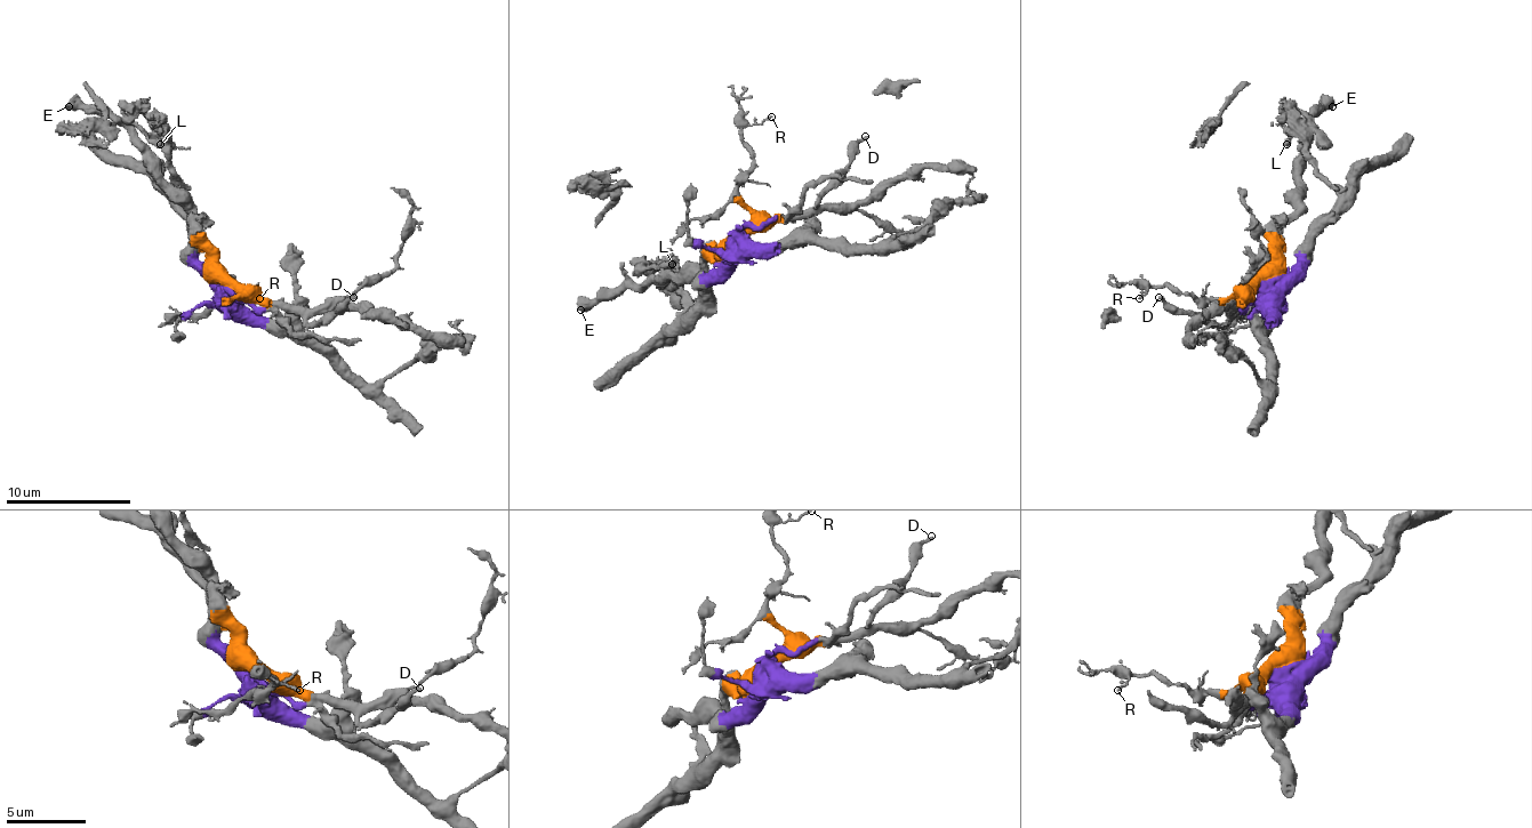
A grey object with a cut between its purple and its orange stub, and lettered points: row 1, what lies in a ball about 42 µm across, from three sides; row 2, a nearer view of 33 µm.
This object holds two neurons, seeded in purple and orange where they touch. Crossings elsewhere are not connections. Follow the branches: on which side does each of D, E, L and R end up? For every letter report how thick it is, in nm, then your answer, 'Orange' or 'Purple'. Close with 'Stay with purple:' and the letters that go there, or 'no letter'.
D: Thickness 220 nm. Orange
E: Thickness 480 nm. Orange
L: Thickness 360 nm. Purple
R: Thickness 110 nm. Orange
Stay with purple: L

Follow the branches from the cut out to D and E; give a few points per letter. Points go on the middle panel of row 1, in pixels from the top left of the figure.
D: (735, 241), (778, 219), (800, 217), (819, 201), (832, 179), (850, 160), (850, 151), (866, 136)
E: (735, 241), (729, 248), (716, 248), (704, 270), (663, 273), (623, 291), (588, 300), (579, 310)

